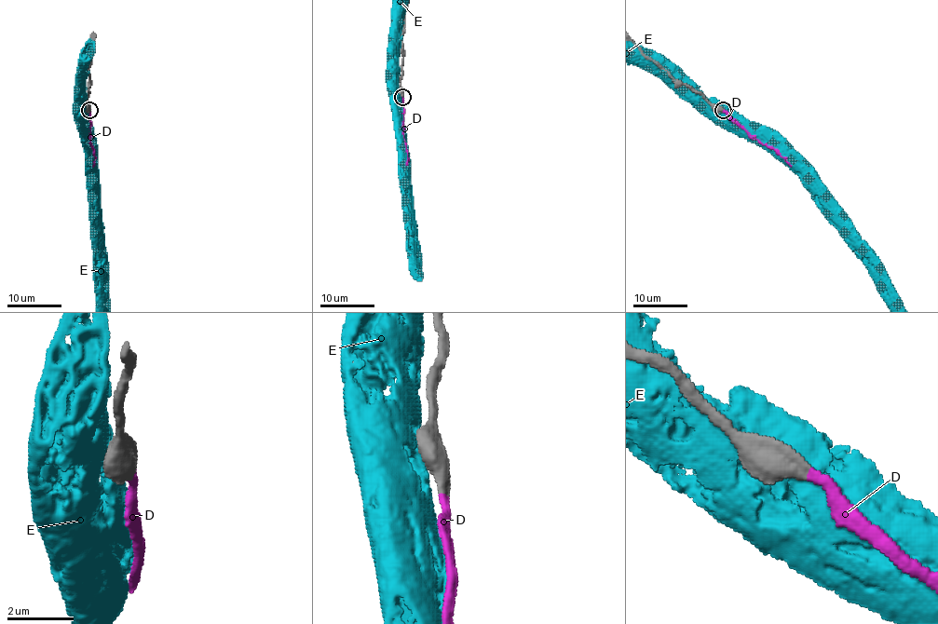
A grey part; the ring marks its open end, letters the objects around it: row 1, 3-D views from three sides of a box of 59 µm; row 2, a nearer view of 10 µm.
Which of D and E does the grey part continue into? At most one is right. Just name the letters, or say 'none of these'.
D

